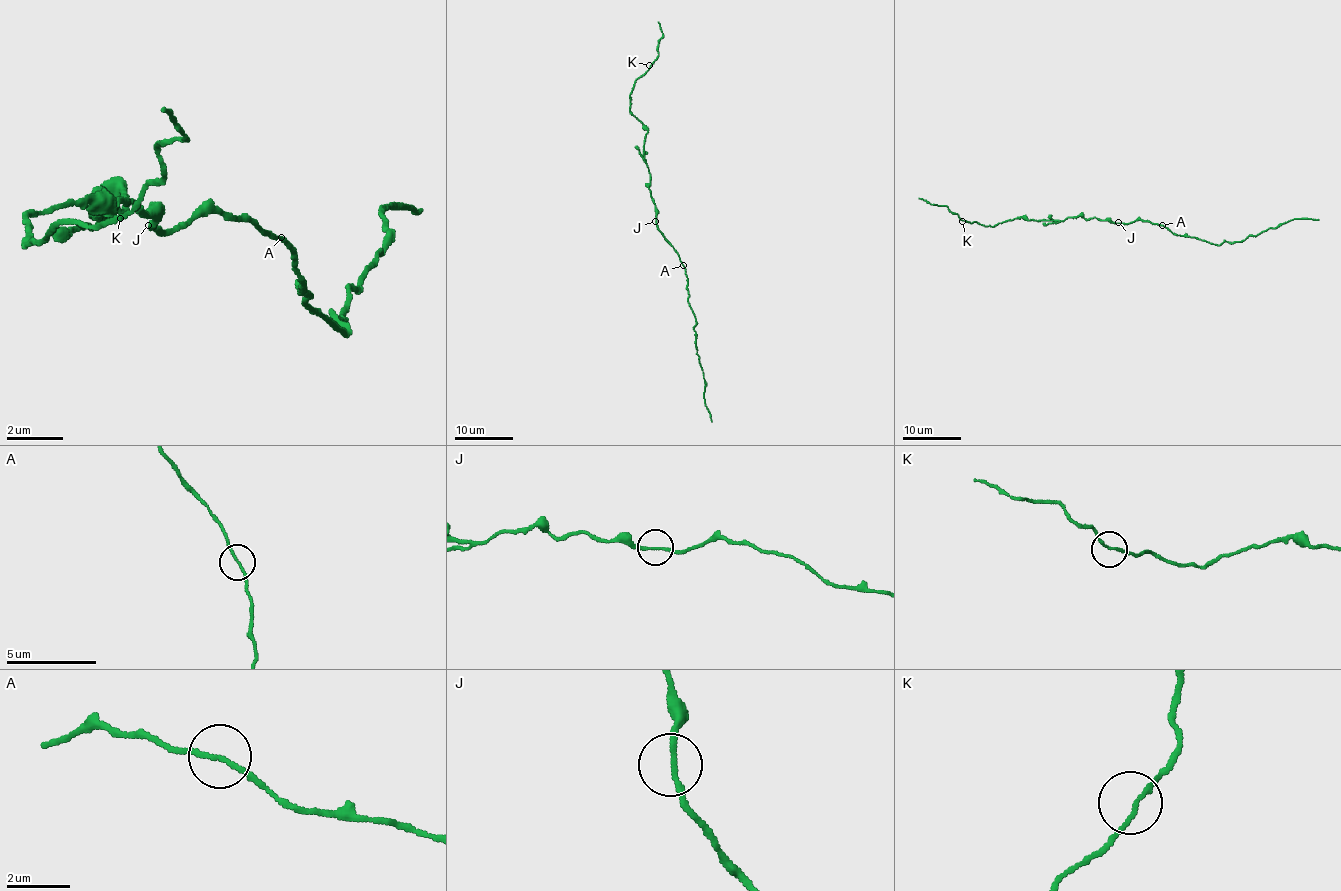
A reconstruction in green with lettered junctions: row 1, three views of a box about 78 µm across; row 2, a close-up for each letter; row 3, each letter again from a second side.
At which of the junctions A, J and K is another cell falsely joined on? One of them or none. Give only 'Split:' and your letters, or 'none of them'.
Split: none of them

